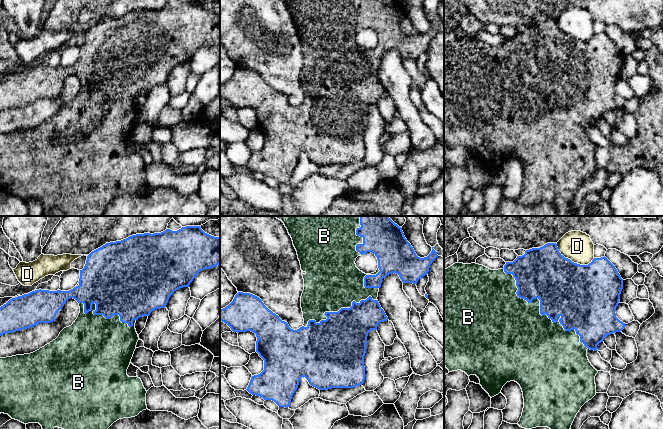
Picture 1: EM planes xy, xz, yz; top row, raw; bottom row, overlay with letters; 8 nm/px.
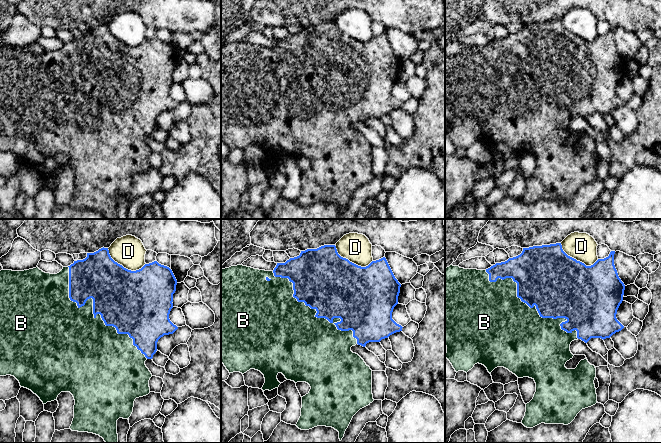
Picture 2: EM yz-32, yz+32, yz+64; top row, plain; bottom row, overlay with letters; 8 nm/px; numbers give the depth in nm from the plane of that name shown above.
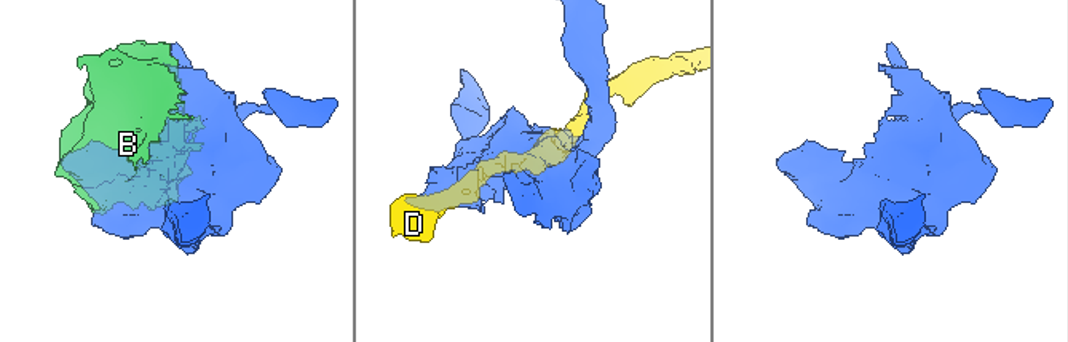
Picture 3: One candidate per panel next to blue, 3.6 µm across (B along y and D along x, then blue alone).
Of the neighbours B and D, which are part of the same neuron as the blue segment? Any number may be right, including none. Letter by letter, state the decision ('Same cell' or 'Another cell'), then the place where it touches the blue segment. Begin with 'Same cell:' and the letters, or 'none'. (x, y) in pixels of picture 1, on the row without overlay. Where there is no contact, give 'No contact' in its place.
Same cell: B
B: Same cell. Touches blue at yz (540, 84)
D: Another cell. Touches blue at yz (573, 38)

